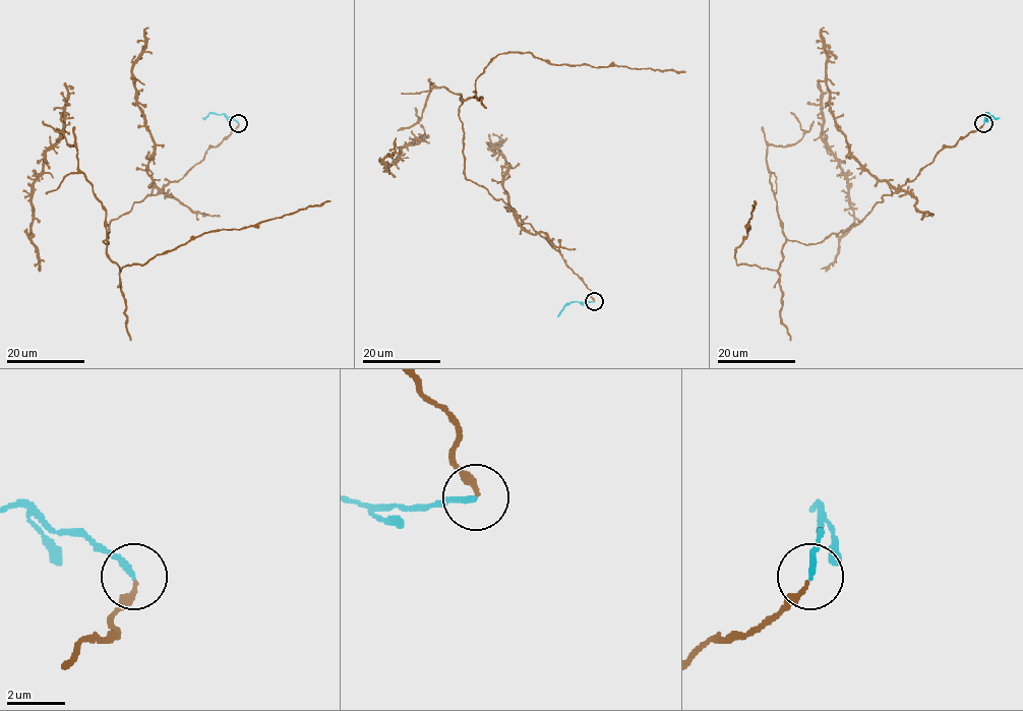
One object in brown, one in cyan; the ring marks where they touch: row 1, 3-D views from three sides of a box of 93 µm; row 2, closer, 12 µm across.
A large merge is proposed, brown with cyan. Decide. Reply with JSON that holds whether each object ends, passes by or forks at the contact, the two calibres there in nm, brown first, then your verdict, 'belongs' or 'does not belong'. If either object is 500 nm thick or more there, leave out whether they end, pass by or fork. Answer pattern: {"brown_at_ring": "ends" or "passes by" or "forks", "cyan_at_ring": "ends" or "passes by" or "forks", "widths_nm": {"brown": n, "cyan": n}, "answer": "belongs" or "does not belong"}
{"brown_at_ring": "ends", "cyan_at_ring": "ends", "widths_nm": {"brown": 220, "cyan": 200}, "answer": "belongs"}

